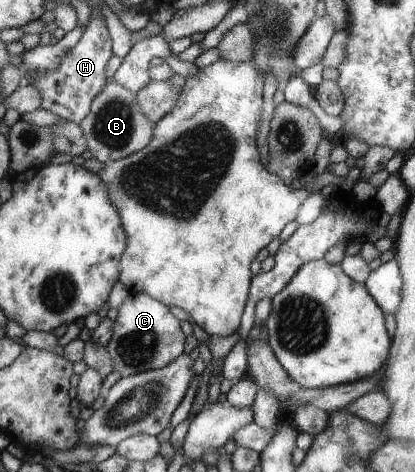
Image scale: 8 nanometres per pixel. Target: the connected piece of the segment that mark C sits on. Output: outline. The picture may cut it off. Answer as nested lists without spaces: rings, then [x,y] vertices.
[[[146,293],[128,295],[118,308],[118,316],[113,323],[111,343],[105,348],[114,361],[114,371],[122,377],[166,367],[184,353],[186,337],[180,331],[180,320],[170,312],[170,306]]]

